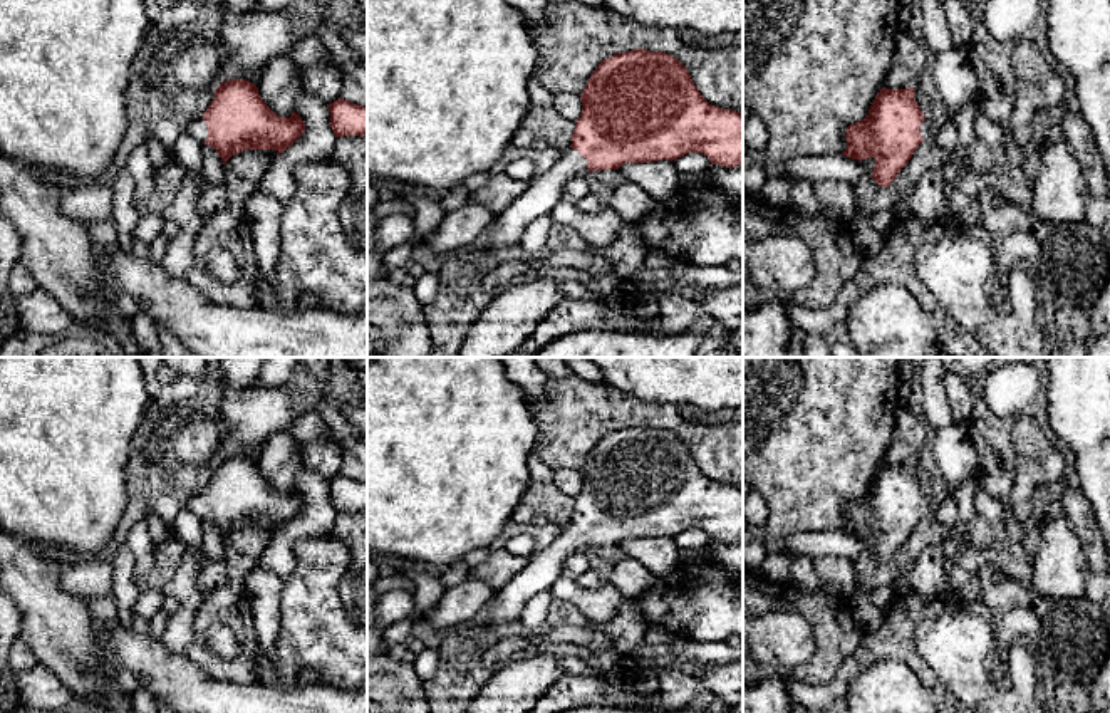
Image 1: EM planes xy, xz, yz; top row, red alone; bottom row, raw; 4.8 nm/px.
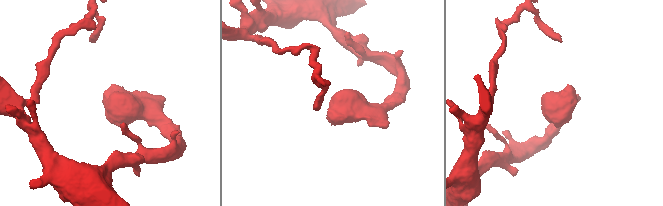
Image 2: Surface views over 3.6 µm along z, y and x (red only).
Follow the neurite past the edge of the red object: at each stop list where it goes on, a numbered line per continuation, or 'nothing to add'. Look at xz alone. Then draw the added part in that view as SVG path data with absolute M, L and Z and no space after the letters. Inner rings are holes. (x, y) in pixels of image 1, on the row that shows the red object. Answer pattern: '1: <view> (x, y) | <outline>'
1: xz (544, 192) | M577 149L560 153L558 161L543 174L528 181L526 190L500 215L490 232L488 250L518 248L525 230L562 201L563 186L587 171L587 159Z

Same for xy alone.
1: xy (197, 128) | M196 117L184 126L184 133L205 144L208 128L203 117Z

